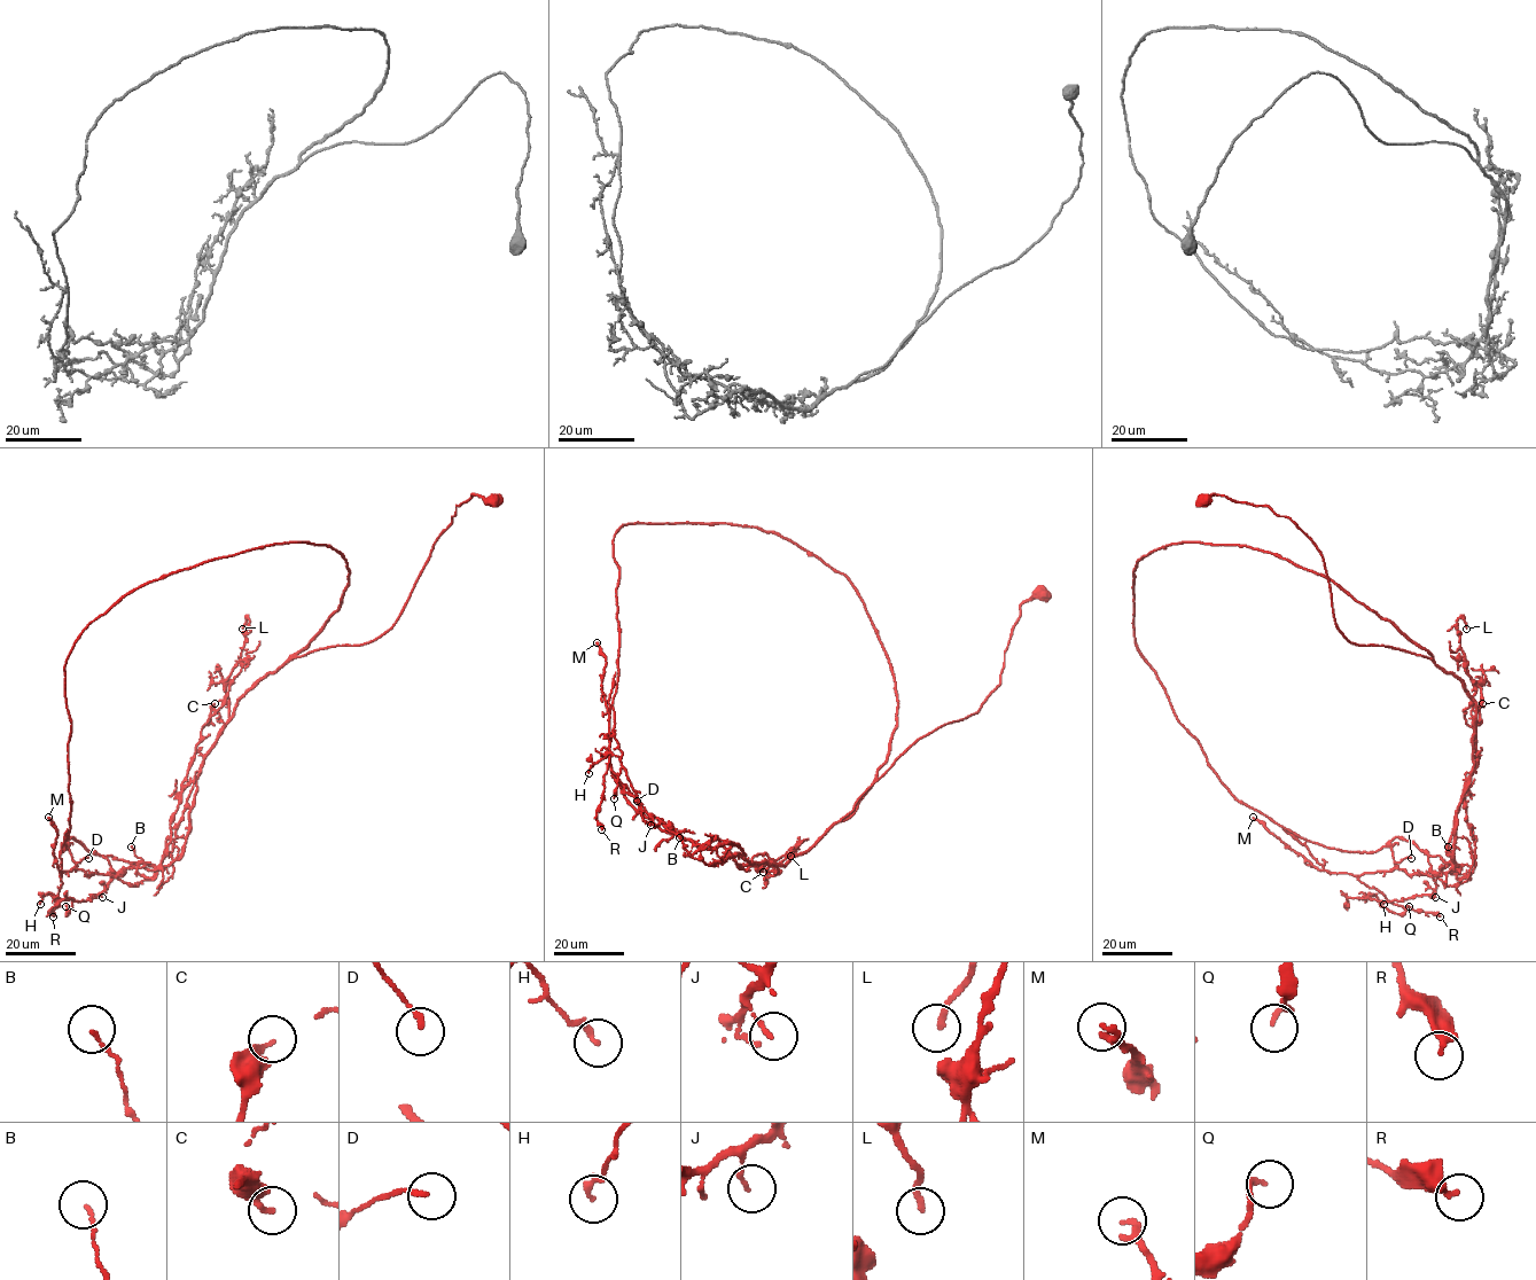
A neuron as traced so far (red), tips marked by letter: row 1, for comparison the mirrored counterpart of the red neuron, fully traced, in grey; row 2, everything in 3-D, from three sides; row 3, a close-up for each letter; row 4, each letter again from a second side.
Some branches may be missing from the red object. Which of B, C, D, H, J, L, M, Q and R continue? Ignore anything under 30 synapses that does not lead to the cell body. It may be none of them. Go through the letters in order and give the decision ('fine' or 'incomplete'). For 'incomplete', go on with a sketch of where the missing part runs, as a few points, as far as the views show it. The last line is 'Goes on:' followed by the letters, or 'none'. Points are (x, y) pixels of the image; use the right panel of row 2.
B: fine
C: fine
D: fine
H: fine
J: fine
L: fine
M: incomplete; missing branch runs (1253, 817), (1210, 798), (1187, 772), (1183, 757), (1166, 740)
Q: fine
R: fine
Goes on: M

